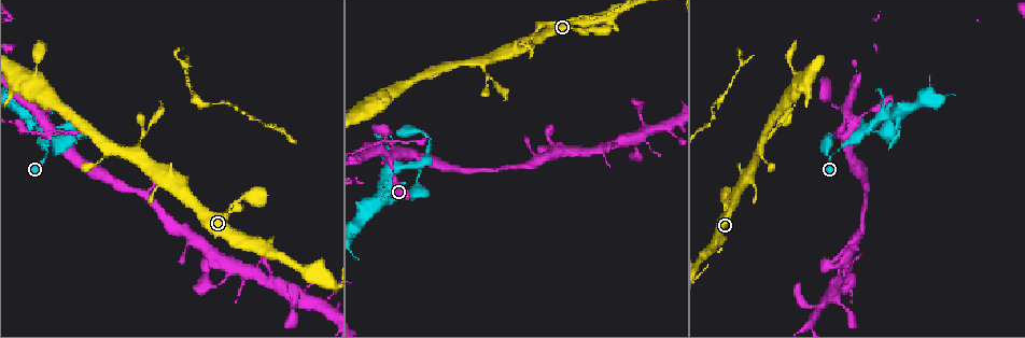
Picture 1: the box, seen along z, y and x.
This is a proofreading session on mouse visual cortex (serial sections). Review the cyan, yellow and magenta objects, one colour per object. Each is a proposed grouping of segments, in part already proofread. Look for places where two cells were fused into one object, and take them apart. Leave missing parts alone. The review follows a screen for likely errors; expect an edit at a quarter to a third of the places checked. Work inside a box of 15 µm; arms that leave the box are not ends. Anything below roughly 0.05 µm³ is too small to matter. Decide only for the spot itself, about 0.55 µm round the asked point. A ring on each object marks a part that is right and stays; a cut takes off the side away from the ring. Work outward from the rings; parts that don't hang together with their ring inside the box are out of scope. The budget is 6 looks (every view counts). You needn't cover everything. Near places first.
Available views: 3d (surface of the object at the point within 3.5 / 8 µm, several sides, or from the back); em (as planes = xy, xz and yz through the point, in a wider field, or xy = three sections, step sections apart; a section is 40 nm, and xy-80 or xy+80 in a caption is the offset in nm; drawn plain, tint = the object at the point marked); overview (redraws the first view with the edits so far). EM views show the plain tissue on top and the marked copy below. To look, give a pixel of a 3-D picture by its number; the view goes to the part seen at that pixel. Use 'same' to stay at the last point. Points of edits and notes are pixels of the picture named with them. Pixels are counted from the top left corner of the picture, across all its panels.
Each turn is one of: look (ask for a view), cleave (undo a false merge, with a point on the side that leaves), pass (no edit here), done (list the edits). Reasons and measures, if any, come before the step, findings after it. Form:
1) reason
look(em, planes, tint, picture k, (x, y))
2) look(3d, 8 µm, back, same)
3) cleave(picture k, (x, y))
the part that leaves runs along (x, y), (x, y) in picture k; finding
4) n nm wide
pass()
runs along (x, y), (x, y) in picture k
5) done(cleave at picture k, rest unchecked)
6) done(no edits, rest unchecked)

look(3d, 3.5 µm, picture 1, (841, 137))

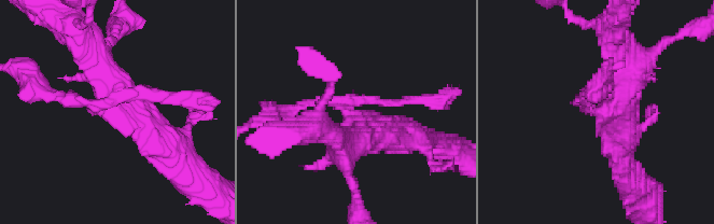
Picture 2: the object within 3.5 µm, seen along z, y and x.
shape alone is not enough
look(em, planes, tint, picture 2, (342, 112))

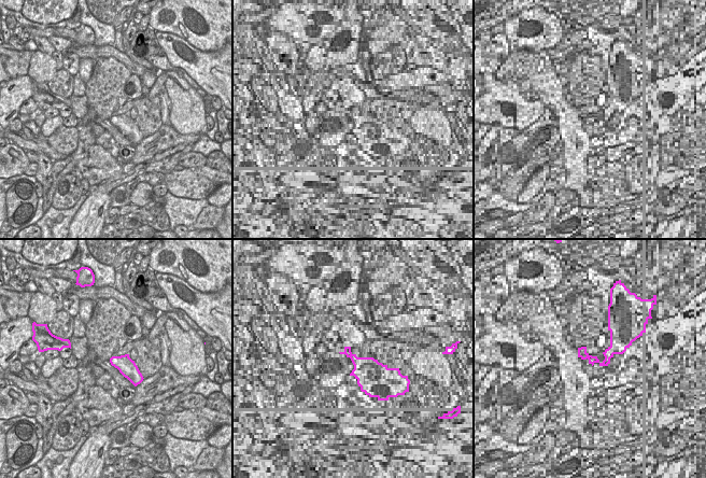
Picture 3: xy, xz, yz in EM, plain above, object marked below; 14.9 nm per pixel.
look(em, xy, step 2, tint, same)

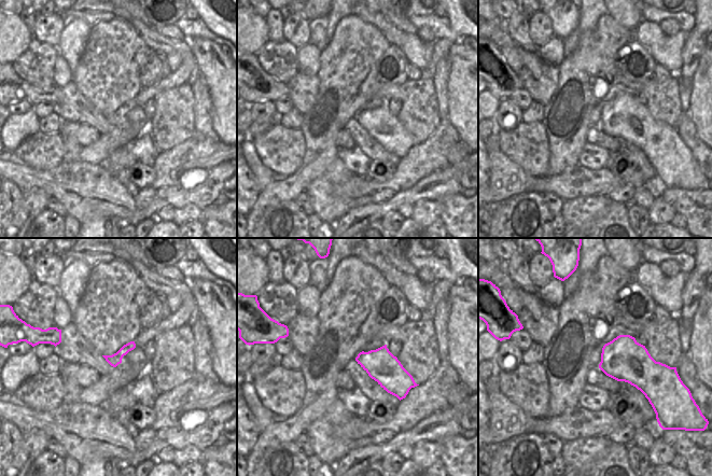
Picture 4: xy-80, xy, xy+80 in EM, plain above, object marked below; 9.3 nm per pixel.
300 nm wide
pass()
runs along (344, 150), (281, 116) in picture 2; one cell here

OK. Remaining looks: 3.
sharp bend
look(3d, 3.5 µm, picture 1, (890, 117))

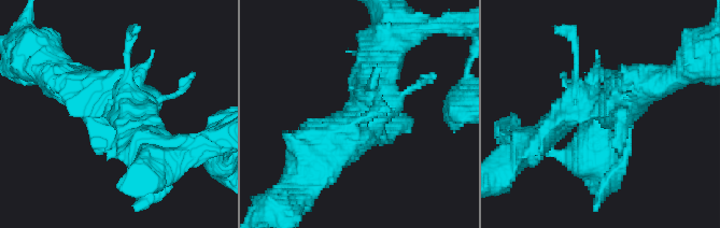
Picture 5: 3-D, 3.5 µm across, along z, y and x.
now the EM
look(em, xy, step 3, tint, picture 5, (364, 126))

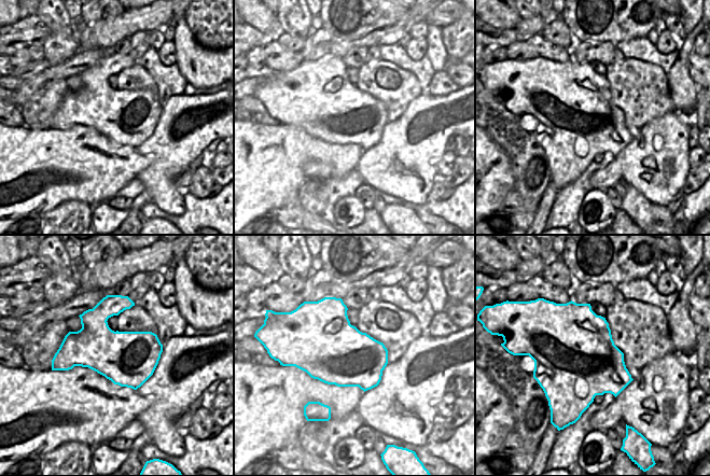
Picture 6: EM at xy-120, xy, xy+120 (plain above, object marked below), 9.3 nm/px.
pass()
runs along (387, 65), (368, 120), (308, 165) in picture 5; all the same cell

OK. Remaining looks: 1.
arms part here
look(3d, 3.5 µm, picture 1, (240, 198))

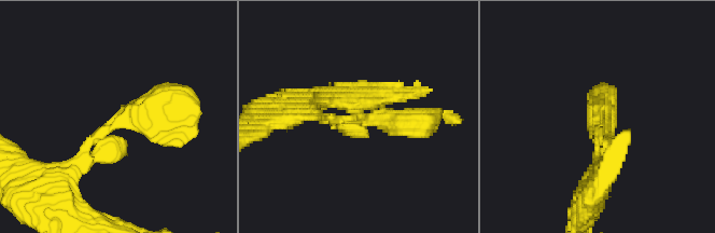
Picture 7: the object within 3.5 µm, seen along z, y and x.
pass()
one cell here

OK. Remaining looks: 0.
done(no edits, rest unchecked)

